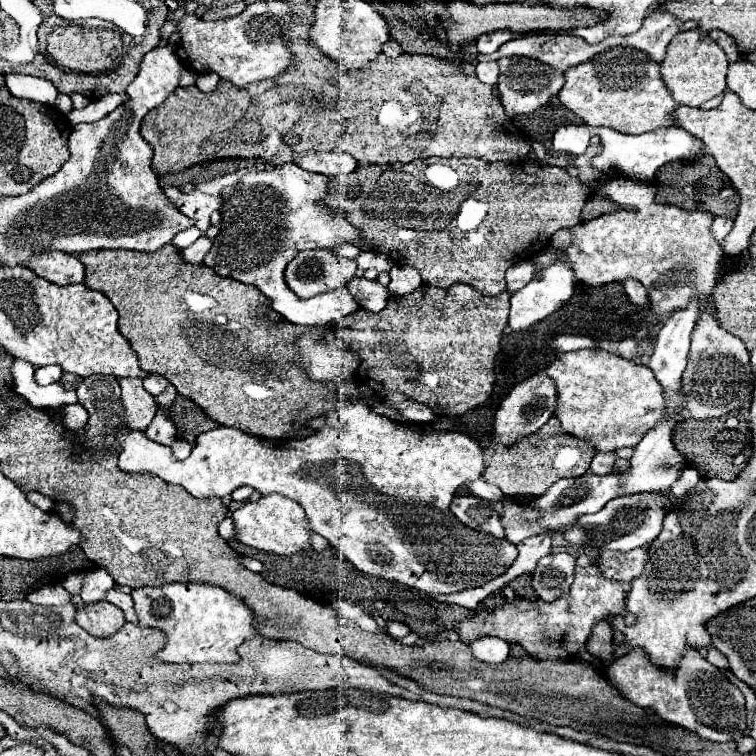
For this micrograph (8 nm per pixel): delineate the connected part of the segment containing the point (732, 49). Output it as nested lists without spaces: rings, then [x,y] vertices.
[[[713,29],[713,31],[709,33],[709,37],[727,53],[727,59],[729,59],[729,61],[737,61],[737,59],[739,59],[737,41],[735,41],[731,35],[727,35],[727,33],[719,31],[719,29]]]

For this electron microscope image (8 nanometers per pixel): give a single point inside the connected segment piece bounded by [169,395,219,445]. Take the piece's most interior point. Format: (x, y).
(190, 420)

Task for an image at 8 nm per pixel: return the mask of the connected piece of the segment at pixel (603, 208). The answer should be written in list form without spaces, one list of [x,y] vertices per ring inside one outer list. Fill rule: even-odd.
[[[589,197],[585,207],[583,207],[583,213],[581,213],[581,221],[591,221],[599,215],[605,215],[605,213],[611,213],[613,211],[613,203],[609,199],[603,199],[603,197]]]

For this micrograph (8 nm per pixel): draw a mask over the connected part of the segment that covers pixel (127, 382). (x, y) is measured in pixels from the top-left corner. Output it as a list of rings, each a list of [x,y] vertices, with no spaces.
[[[141,377],[119,379],[121,385],[121,403],[123,403],[123,423],[127,429],[145,431],[151,423],[157,403],[155,397],[149,395],[141,383]]]

